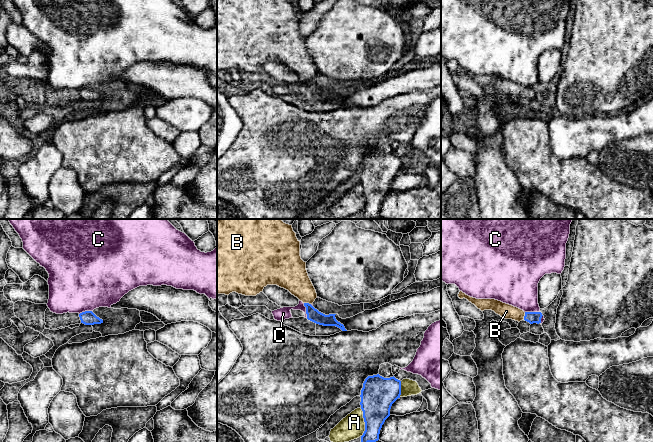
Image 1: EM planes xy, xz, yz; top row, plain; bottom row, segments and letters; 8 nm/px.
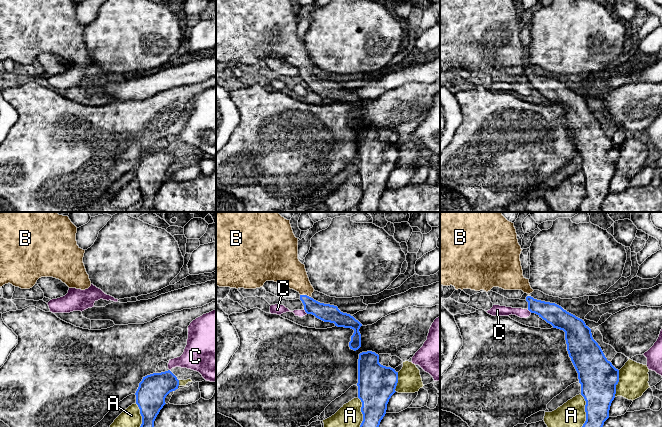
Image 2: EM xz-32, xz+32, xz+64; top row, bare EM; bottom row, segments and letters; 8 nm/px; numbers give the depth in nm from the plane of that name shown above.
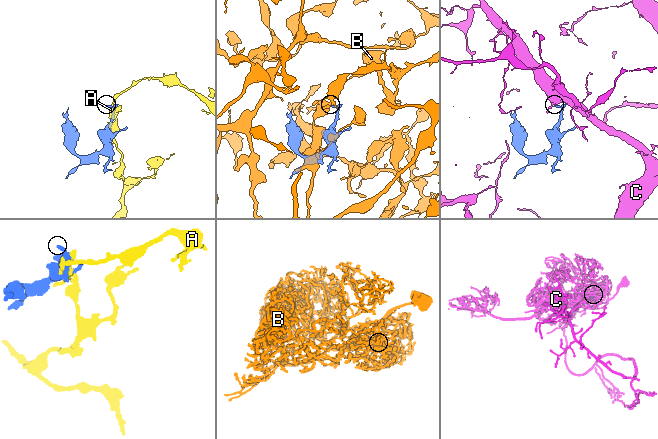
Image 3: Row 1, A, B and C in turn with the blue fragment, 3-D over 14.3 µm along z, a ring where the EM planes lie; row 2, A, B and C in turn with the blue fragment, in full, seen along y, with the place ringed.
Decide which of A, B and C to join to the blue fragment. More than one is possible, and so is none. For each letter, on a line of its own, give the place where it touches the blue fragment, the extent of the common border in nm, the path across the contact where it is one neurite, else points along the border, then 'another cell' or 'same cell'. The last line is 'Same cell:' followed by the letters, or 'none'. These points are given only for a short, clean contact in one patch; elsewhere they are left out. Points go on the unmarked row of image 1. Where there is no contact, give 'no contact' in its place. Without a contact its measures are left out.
A: xz (364, 197) | 240 nm | another cell
B: yz (524, 92) | 70 nm | across yz (532, 93), (524, 92), (506, 87) | same cell
C: xz (306, 86) | 120 nm | along xz (303, 79), (307, 93) | another cell
Same cell: B

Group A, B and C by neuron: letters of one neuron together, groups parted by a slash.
A / B / C

